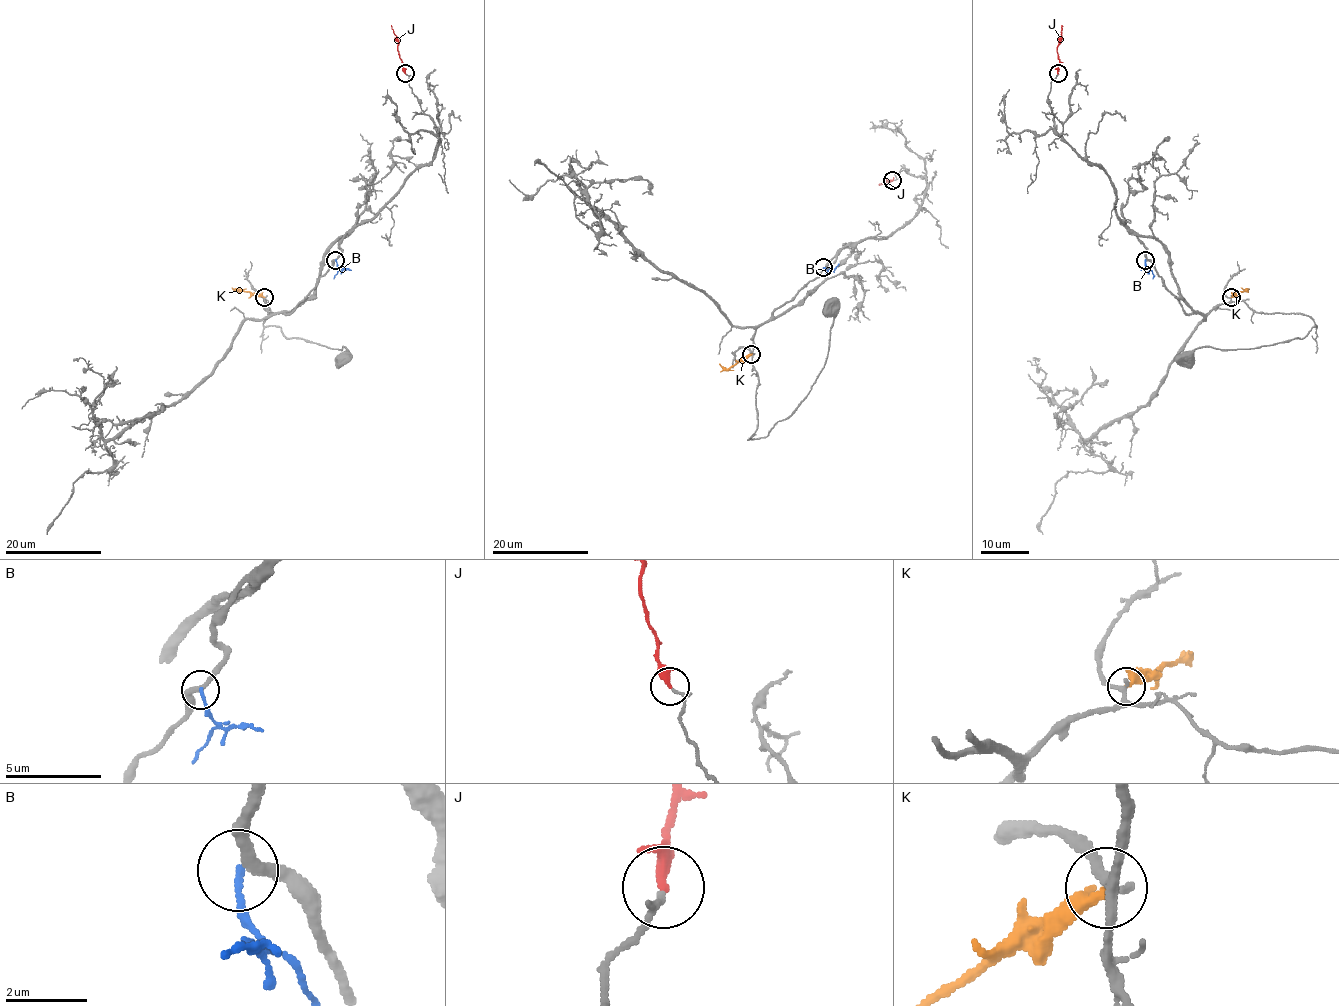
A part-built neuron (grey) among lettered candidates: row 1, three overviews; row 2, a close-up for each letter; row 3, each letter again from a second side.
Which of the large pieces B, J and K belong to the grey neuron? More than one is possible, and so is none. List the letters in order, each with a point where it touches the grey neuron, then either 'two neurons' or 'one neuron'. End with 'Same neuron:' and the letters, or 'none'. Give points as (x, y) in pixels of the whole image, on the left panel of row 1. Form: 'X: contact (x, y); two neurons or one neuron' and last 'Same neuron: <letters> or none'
B: contact (335, 260); two neurons
J: contact (405, 73); one neuron
K: contact (264, 297); two neurons
Same neuron: J

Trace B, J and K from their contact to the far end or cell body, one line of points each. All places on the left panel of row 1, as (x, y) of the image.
B: (335, 260), (340, 268), (351, 270)
J: (405, 73), (391, 25)
K: (264, 297), (232, 288)

